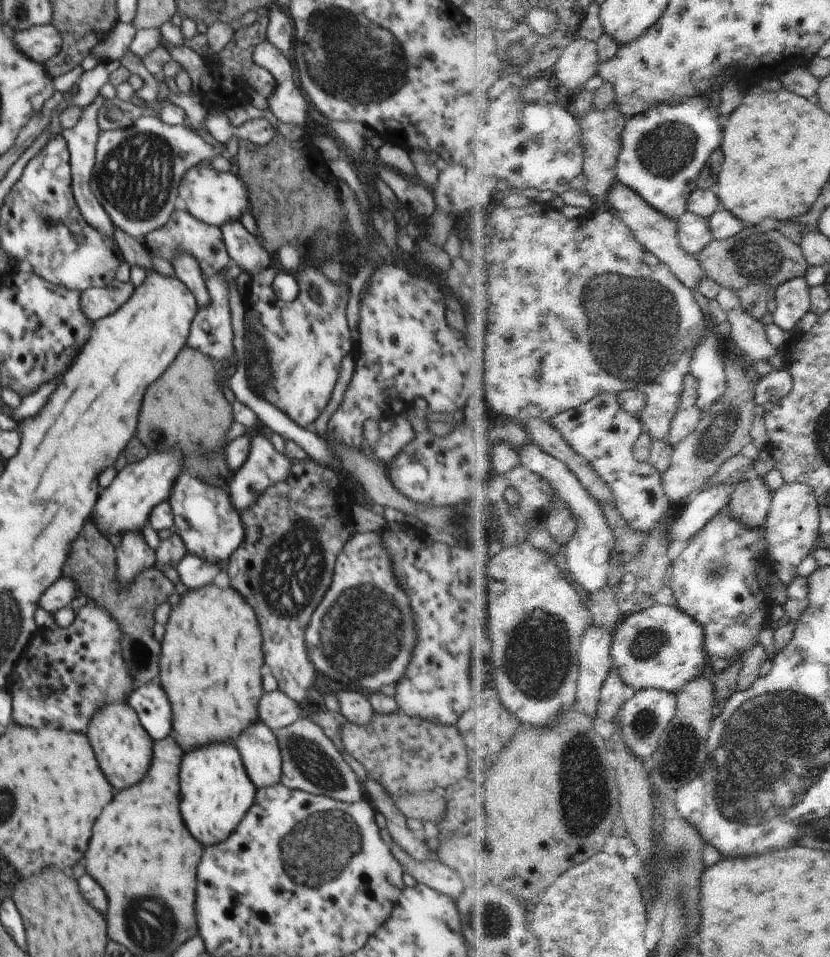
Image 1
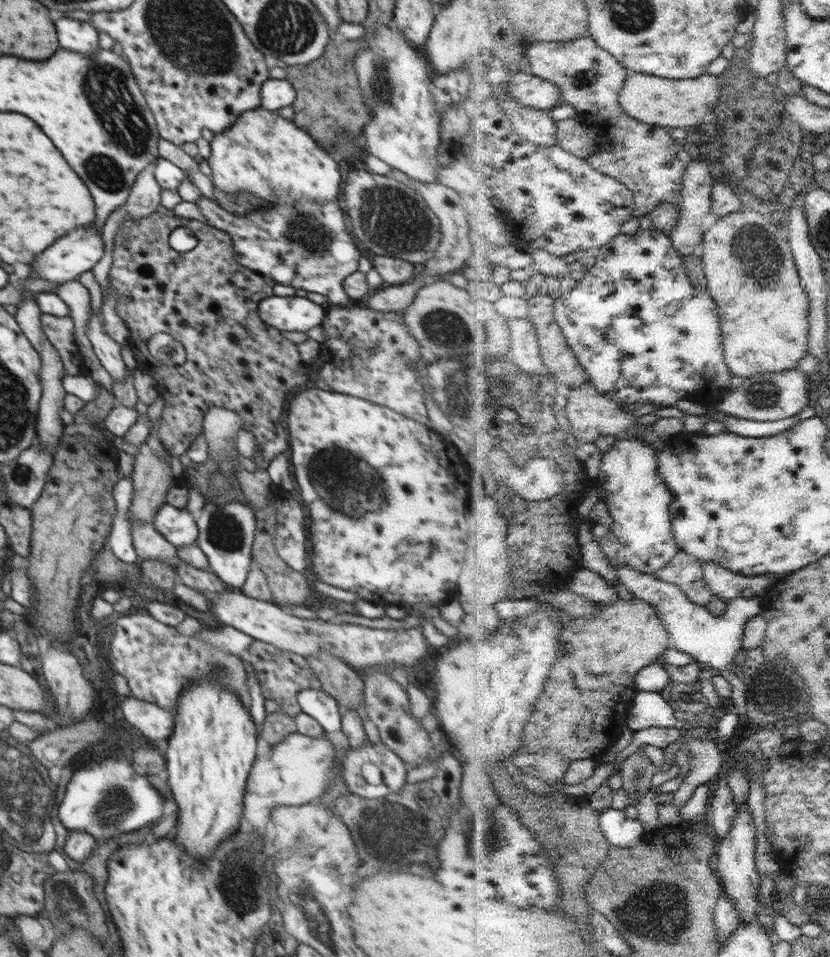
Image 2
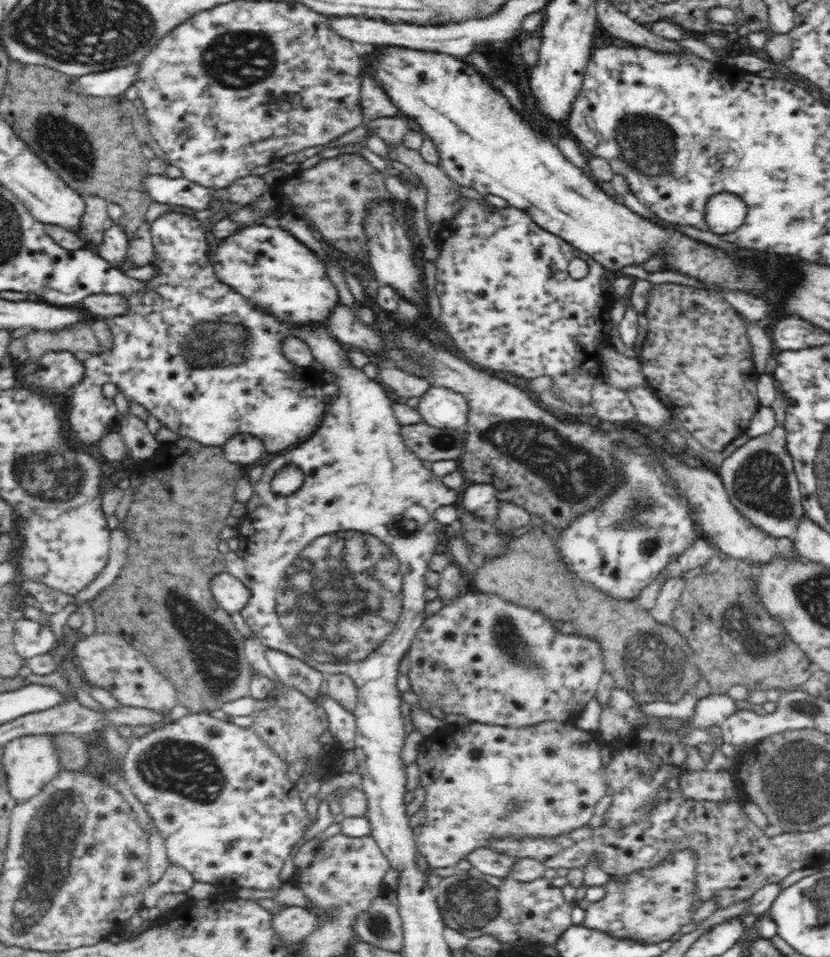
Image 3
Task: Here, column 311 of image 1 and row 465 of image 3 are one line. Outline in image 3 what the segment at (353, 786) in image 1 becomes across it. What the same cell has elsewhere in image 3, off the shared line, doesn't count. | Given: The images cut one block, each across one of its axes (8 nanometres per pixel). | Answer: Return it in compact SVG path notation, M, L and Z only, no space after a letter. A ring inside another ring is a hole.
M776 425L770 433L751 438L716 468L729 501L742 516L774 538L792 540L797 522L805 510L793 460L786 450L784 427Z

